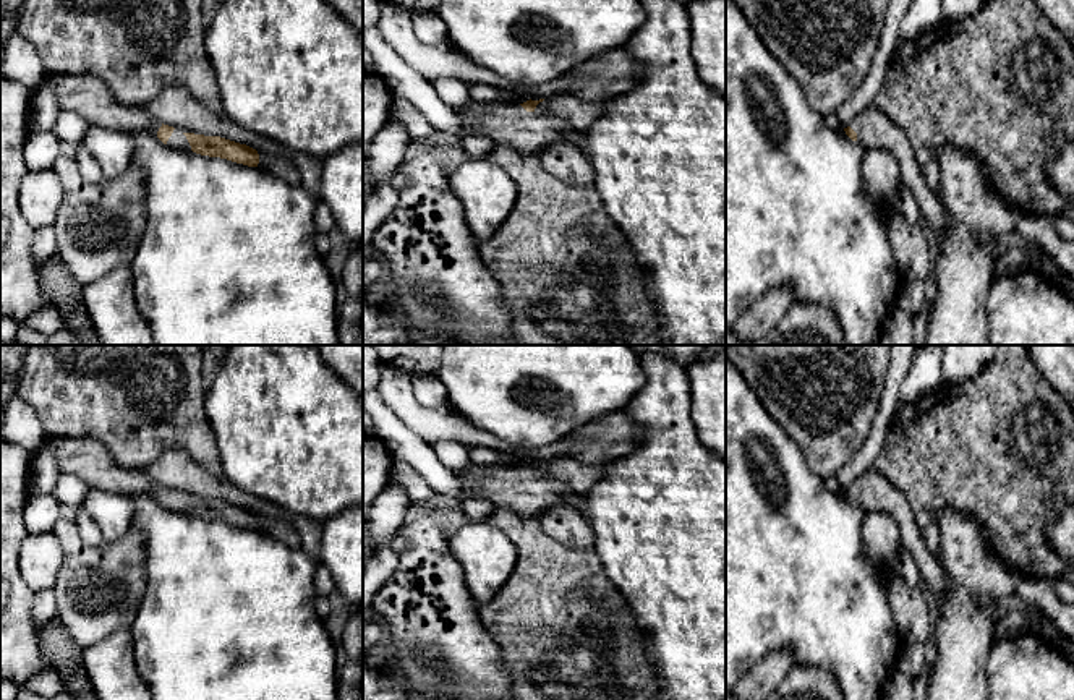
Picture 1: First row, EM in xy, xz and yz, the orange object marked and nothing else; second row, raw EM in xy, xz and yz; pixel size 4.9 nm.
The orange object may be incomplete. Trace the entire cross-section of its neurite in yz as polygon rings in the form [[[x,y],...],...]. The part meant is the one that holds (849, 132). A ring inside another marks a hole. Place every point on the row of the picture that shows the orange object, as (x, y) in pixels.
[[[873,104],[867,105],[844,131],[867,151],[891,151],[896,156],[901,183],[914,196],[922,219],[931,230],[940,232],[944,227],[946,212],[936,193],[922,177],[922,165],[915,160],[904,133]]]

